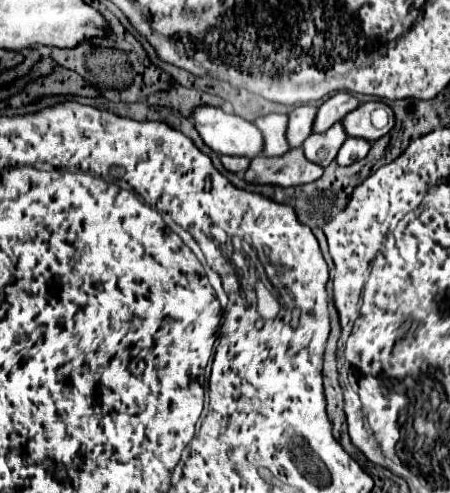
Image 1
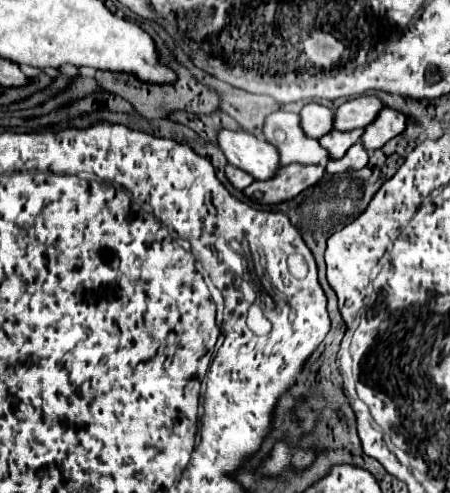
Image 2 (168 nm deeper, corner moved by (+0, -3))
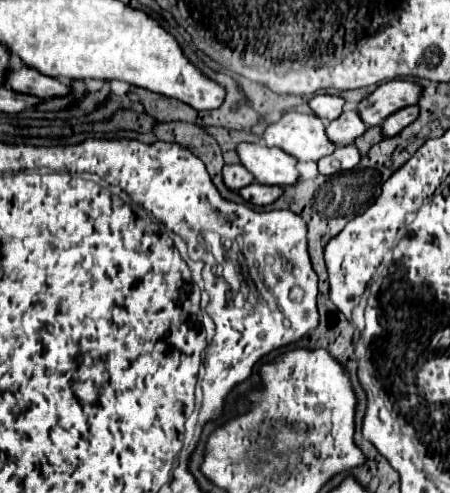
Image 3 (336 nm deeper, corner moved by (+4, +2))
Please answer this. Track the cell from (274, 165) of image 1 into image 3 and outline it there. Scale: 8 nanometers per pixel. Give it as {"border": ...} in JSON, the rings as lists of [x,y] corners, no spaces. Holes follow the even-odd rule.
{"border":[[[249,184],[245,188],[239,190],[239,194],[243,196],[245,202],[251,202],[251,204],[257,204],[257,206],[267,206],[267,204],[273,204],[281,194],[283,194],[285,188],[281,186],[265,186],[265,184]]]}

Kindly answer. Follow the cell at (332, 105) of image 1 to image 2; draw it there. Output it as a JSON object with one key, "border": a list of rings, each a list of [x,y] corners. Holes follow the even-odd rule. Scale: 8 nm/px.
{"border":[[[363,95],[359,99],[349,99],[347,103],[343,103],[337,109],[335,129],[339,129],[339,131],[351,131],[357,127],[363,129],[375,121],[375,117],[379,115],[379,111],[383,107],[385,105],[375,95]]]}

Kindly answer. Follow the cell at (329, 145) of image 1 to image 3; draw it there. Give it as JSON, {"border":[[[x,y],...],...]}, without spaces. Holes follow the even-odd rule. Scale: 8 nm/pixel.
{"border":[[[349,110],[349,112],[343,112],[339,118],[335,118],[333,122],[329,122],[325,132],[333,144],[345,146],[345,144],[351,144],[355,138],[359,138],[365,130],[367,126],[361,122],[359,114],[355,110]]]}

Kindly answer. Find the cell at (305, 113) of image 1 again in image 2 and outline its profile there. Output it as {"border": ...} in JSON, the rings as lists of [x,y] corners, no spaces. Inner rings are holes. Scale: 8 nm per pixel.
{"border":[[[307,103],[301,111],[301,127],[307,137],[319,139],[327,135],[333,129],[333,115],[335,111],[319,105],[319,103]]]}

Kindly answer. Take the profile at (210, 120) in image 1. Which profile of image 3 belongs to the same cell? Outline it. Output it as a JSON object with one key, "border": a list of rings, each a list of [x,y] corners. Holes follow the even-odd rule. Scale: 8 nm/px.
{"border":[[[239,142],[237,154],[241,164],[255,176],[259,184],[293,186],[299,180],[297,160],[281,148],[269,148],[253,142]]]}

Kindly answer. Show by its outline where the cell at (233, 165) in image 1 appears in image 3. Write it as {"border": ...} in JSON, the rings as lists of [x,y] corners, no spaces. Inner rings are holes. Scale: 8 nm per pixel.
{"border":[[[227,164],[223,168],[223,180],[225,180],[225,186],[231,188],[231,190],[239,190],[247,184],[251,184],[255,178],[253,174],[249,174],[241,164]]]}

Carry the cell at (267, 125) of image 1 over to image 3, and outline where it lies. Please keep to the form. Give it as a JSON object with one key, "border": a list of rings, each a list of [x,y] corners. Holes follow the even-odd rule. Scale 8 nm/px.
{"border":[[[285,112],[279,122],[269,124],[263,140],[267,146],[277,146],[293,154],[299,162],[319,160],[333,154],[335,146],[325,136],[325,124],[313,114]]]}

